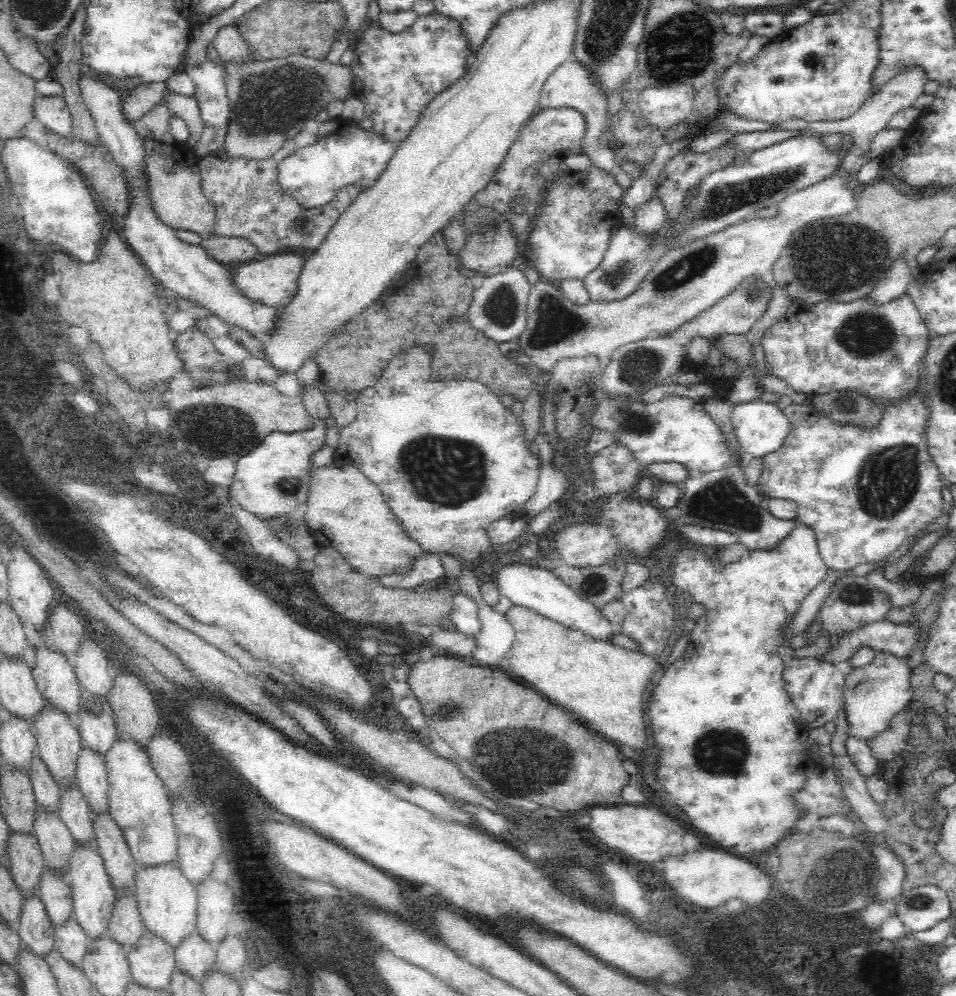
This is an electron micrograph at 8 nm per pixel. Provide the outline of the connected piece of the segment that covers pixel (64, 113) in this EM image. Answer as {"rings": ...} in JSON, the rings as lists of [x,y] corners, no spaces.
{"rings":[[[38,94],[34,110],[36,110],[36,118],[42,124],[46,124],[48,128],[52,128],[54,132],[58,132],[62,136],[72,132],[72,112],[70,112],[70,106],[64,96]]]}

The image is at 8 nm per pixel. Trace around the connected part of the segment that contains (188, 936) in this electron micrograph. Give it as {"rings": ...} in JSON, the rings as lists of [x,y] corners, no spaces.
{"rings":[[[198,928],[188,930],[176,944],[176,966],[184,968],[188,974],[200,980],[208,970],[208,964],[216,960],[216,946],[204,938],[204,932]]]}

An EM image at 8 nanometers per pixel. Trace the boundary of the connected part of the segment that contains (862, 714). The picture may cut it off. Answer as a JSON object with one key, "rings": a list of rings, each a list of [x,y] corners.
{"rings":[[[876,654],[872,664],[868,666],[856,666],[846,676],[846,690],[844,690],[844,702],[848,708],[848,722],[850,722],[850,734],[856,740],[870,740],[878,734],[886,732],[892,718],[898,716],[902,710],[912,706],[912,690],[910,690],[910,676],[908,668],[904,664],[906,660],[888,656],[888,654]]]}

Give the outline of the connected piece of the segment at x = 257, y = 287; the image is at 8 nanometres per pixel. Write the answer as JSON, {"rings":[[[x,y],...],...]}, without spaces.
{"rings":[[[288,250],[288,252],[274,252],[268,254],[262,260],[252,260],[236,266],[238,278],[236,284],[244,288],[244,292],[254,300],[262,302],[268,306],[278,306],[278,308],[288,308],[294,298],[300,294],[300,276],[304,272],[304,264],[308,262],[308,252],[306,250]]]}

